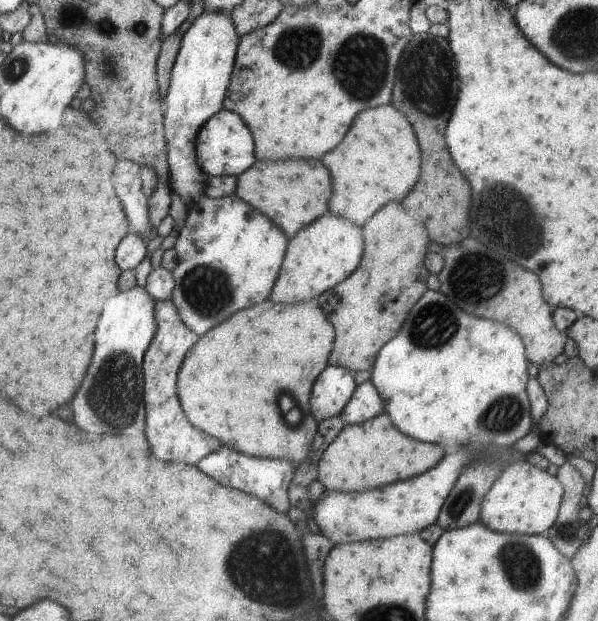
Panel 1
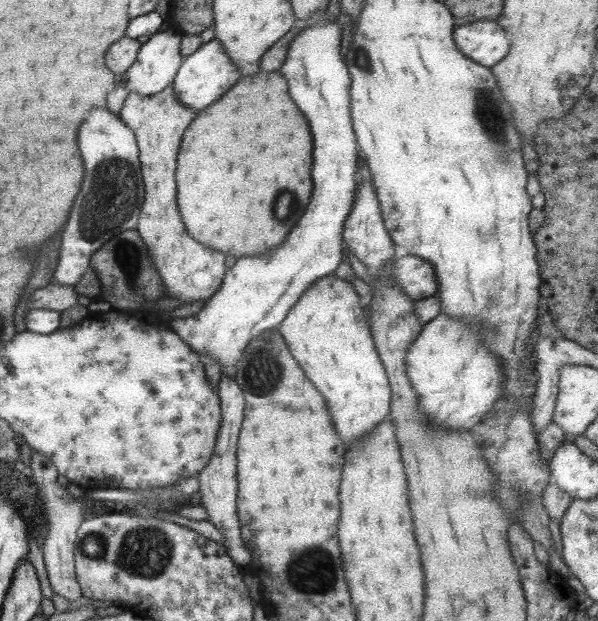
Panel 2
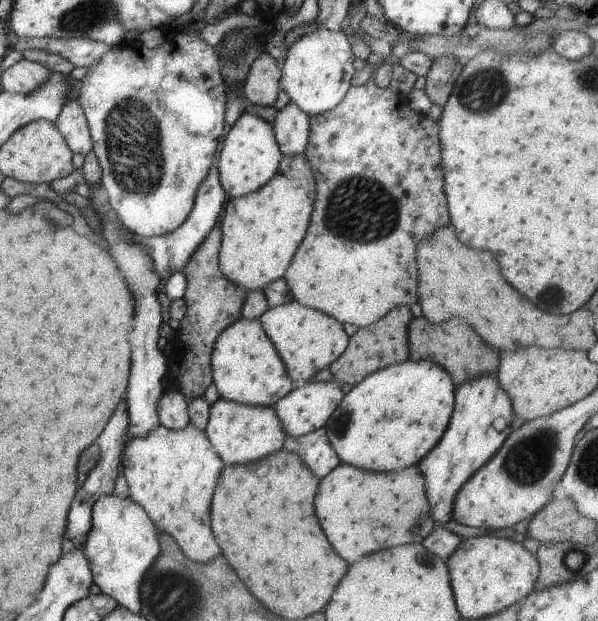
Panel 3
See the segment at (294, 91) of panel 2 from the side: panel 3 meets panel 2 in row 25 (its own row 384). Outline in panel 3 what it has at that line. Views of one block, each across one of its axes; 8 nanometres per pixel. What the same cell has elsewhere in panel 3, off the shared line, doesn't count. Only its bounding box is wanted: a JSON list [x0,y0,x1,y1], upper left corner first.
[272,378,343,437]

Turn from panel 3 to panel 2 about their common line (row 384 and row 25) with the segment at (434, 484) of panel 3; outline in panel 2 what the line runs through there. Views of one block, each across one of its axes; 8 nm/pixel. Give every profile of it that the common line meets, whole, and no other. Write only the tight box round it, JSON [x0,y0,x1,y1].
[453,19,509,67]

